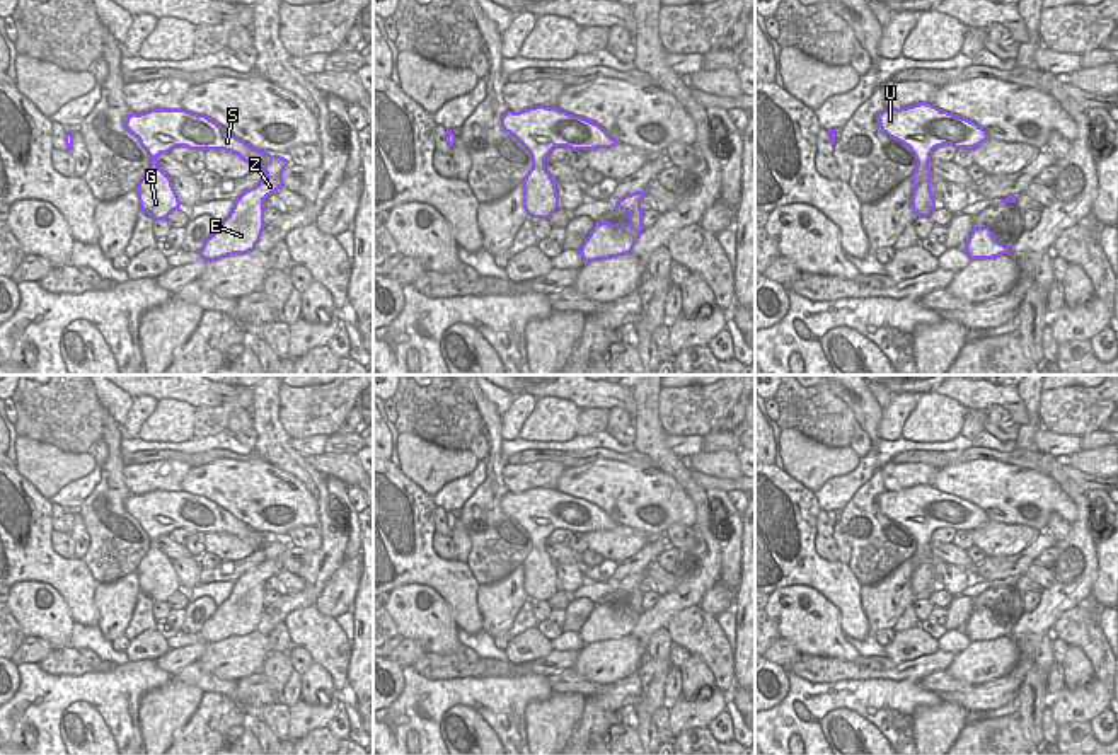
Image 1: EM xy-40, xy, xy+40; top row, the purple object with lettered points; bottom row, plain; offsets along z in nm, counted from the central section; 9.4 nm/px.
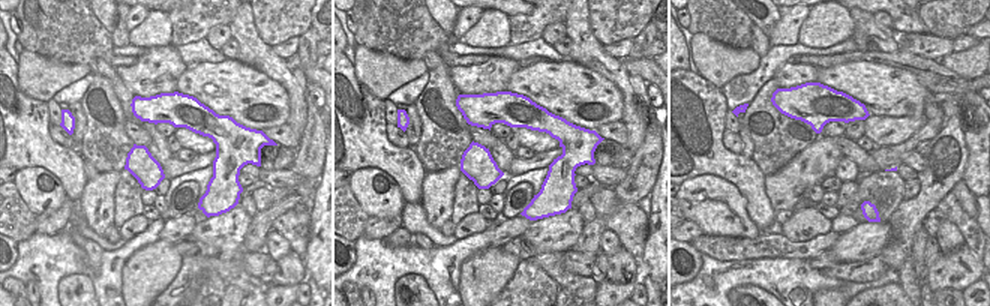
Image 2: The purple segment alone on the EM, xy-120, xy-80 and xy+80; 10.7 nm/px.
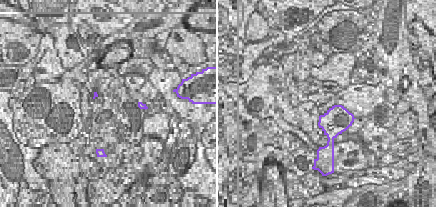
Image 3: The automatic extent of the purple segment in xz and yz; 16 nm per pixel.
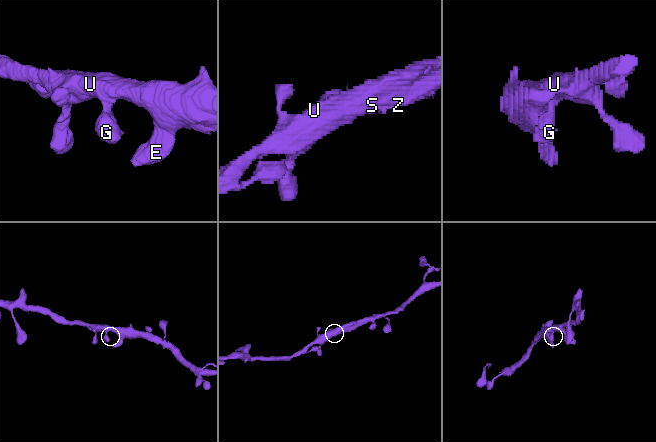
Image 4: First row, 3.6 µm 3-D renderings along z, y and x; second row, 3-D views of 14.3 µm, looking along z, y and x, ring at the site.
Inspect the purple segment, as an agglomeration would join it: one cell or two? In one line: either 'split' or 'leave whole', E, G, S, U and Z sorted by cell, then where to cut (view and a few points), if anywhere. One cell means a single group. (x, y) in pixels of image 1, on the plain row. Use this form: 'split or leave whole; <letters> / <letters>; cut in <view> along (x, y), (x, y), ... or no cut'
leave whole; E G S U Z; no cut

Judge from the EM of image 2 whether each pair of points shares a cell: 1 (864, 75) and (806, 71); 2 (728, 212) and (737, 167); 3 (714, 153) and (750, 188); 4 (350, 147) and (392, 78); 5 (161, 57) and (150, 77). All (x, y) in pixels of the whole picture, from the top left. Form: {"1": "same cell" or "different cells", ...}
{"1": "different cells", "2": "different cells", "3": "same cell", "4": "different cells", "5": "same cell"}

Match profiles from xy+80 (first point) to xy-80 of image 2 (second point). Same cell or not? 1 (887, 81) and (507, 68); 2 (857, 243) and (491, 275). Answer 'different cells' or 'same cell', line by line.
1: different cells
2: different cells

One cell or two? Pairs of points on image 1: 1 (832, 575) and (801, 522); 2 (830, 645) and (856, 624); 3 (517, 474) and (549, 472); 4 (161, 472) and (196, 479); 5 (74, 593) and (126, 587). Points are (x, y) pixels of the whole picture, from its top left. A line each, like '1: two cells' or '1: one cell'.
1: one cell
2: two cells
3: one cell
4: two cells
5: two cells

